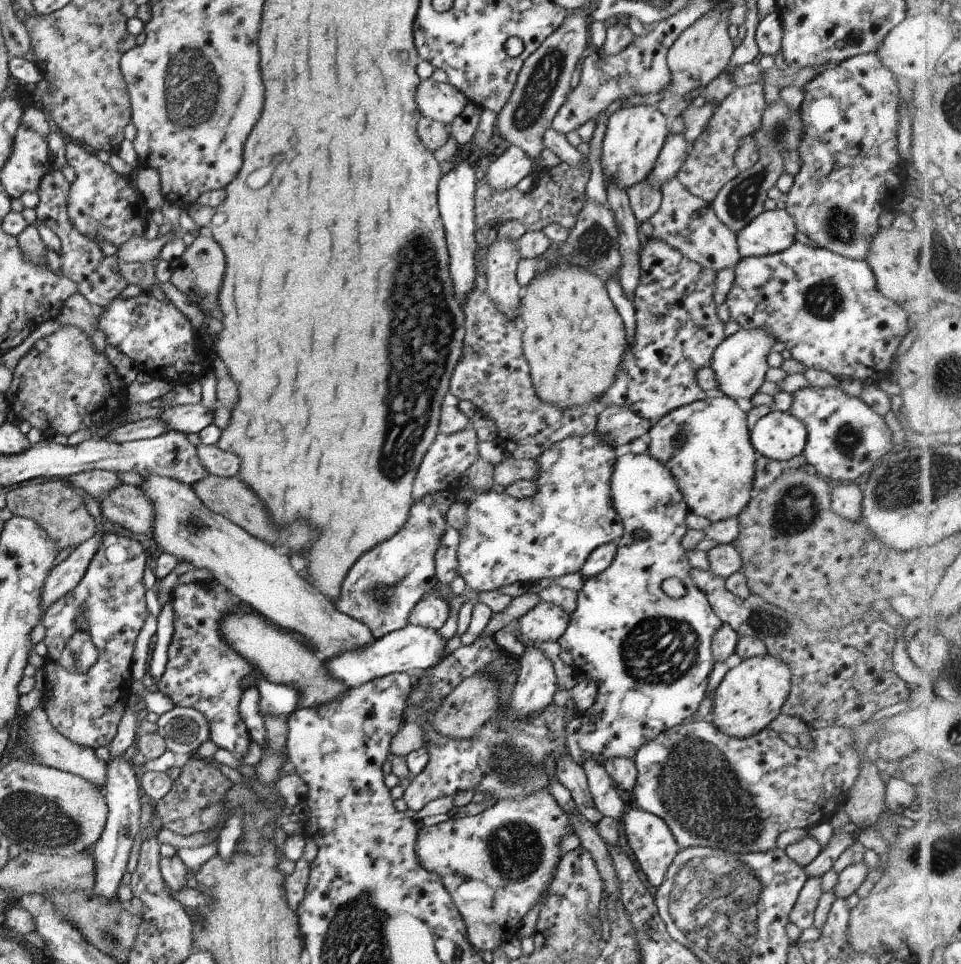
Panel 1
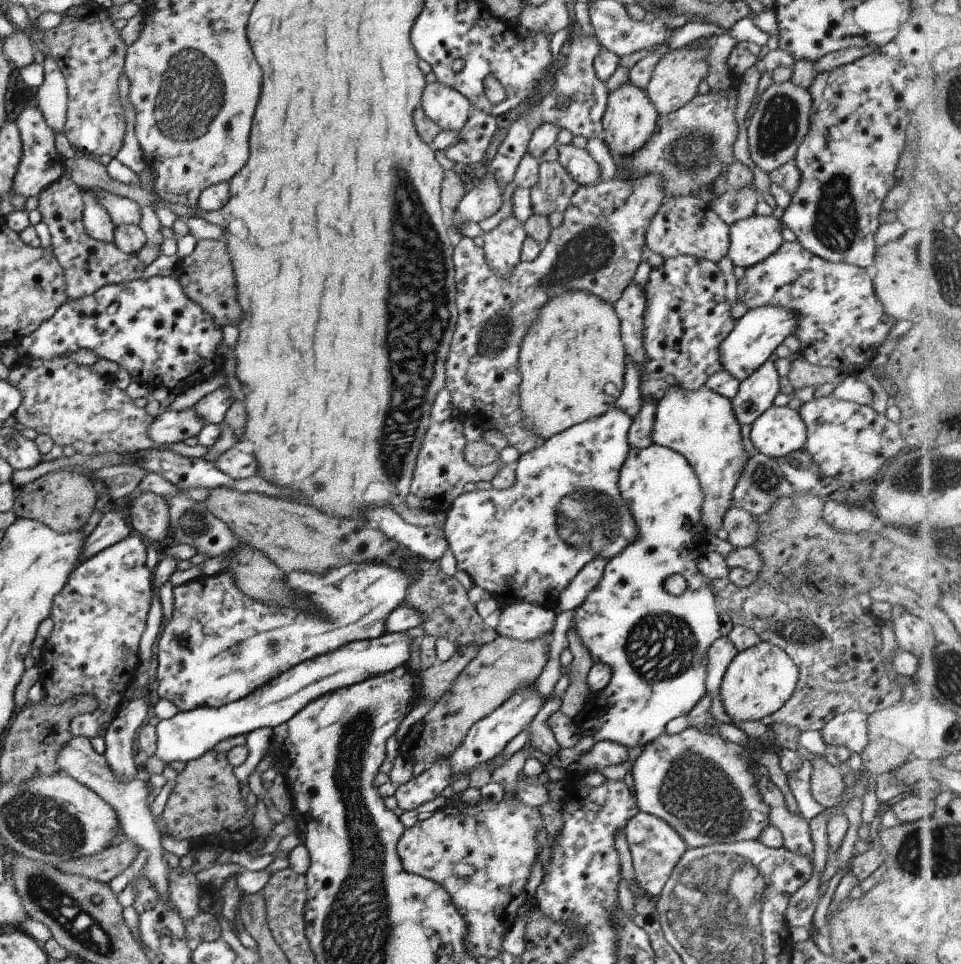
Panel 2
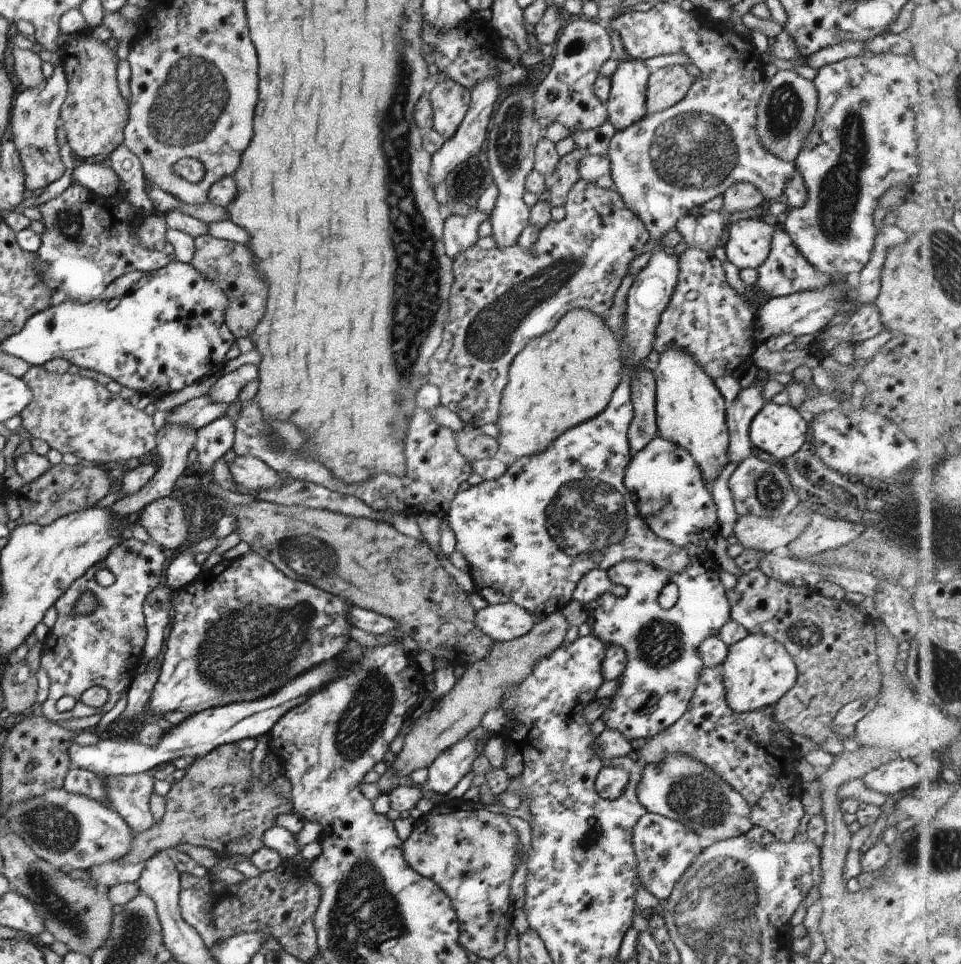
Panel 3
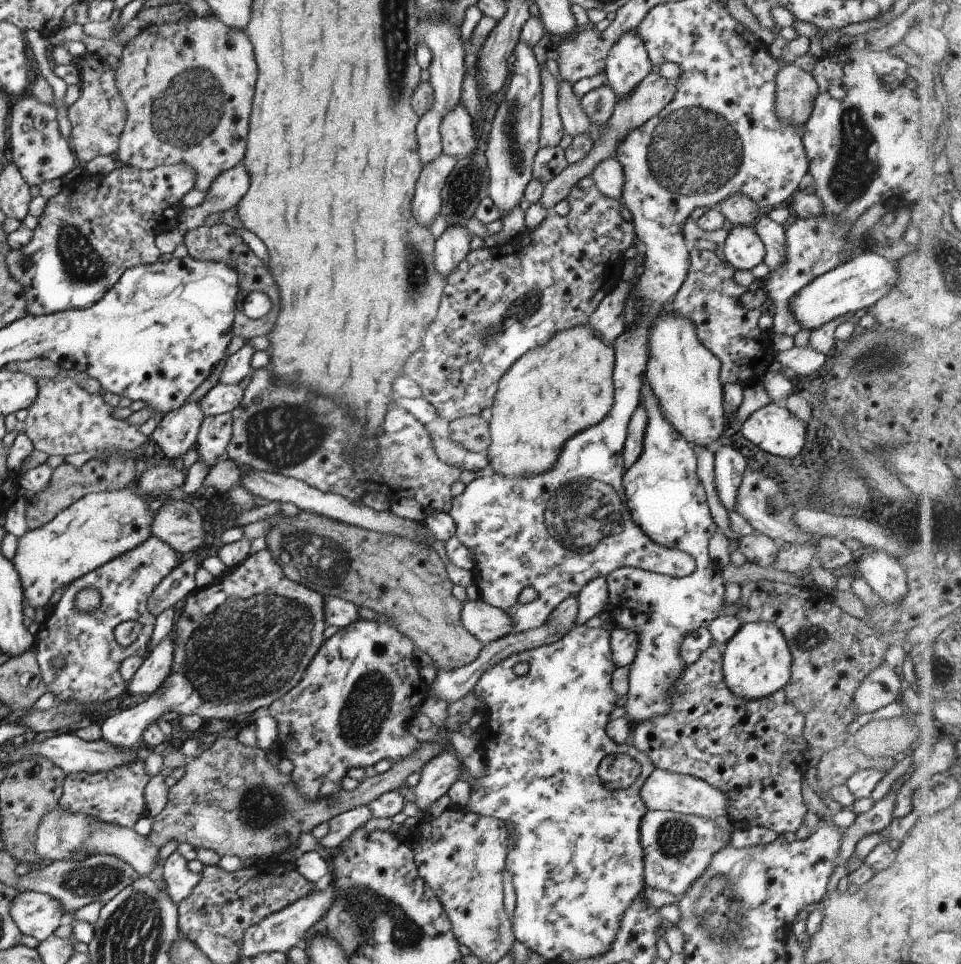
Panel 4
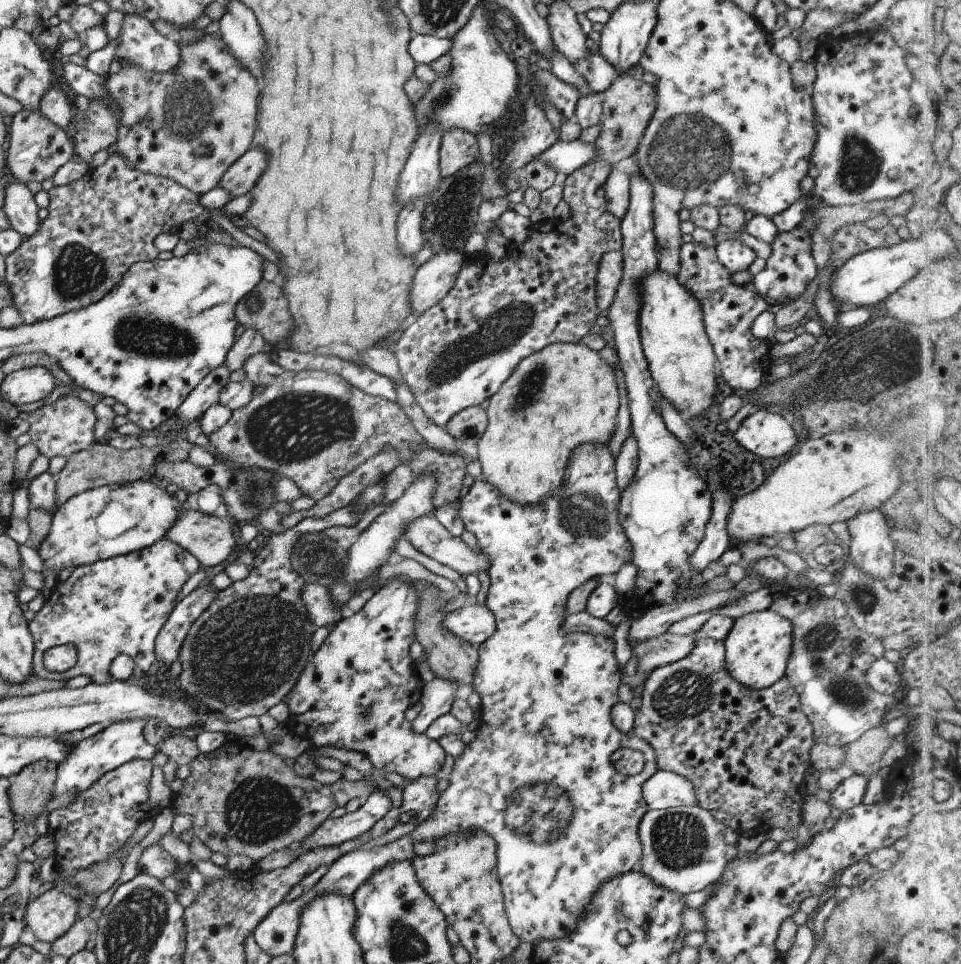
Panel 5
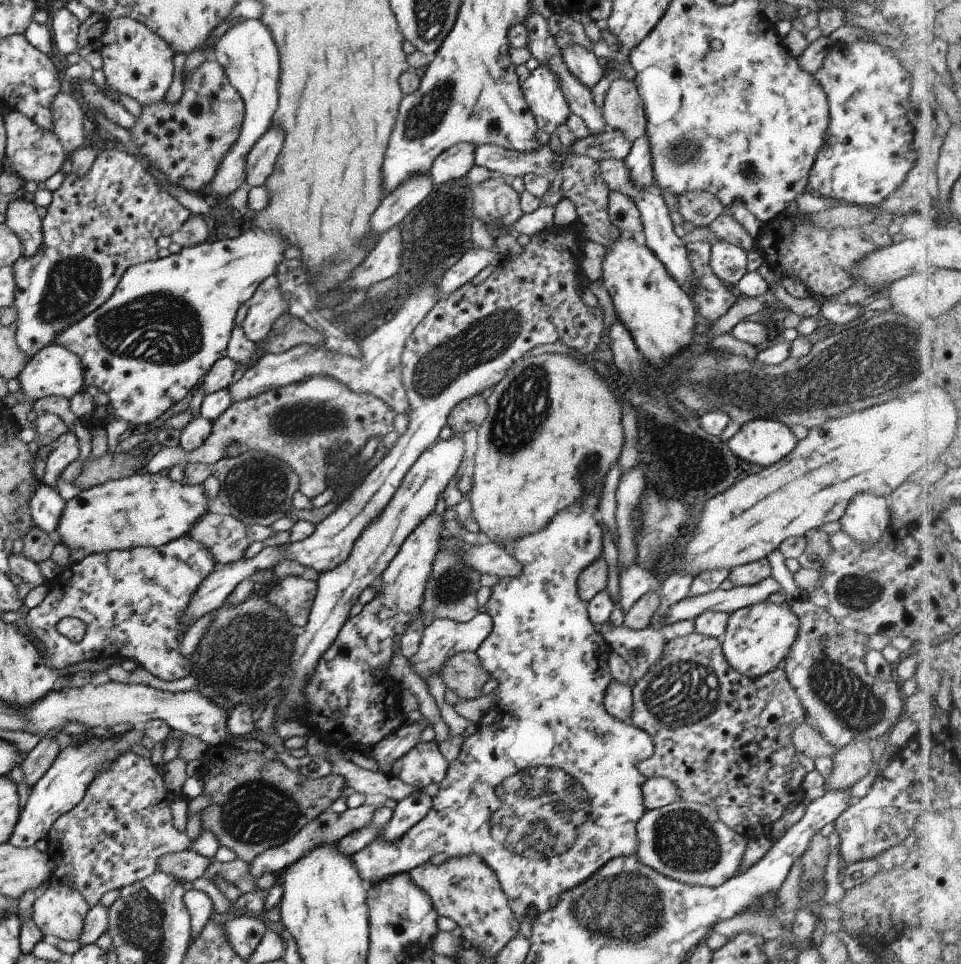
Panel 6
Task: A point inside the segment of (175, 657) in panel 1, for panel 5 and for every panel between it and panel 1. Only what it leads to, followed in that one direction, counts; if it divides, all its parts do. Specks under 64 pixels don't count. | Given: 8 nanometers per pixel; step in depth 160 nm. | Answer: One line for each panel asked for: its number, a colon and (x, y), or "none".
2: (218, 646)
3: (240, 629)
4: (242, 641)
5: (243, 653)

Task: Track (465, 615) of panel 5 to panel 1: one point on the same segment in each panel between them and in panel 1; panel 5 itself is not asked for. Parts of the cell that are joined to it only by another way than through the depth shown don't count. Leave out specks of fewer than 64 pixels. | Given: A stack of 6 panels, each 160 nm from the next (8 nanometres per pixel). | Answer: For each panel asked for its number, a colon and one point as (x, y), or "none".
1: (545, 621)
2: (521, 621)
3: (502, 622)
4: (486, 623)

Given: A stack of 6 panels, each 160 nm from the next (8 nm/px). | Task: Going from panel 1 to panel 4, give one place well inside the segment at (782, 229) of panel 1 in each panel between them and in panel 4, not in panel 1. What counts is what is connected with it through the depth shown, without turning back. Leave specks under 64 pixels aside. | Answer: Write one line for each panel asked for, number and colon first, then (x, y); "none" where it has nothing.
2: (752, 239)
3: (748, 243)
4: (742, 248)

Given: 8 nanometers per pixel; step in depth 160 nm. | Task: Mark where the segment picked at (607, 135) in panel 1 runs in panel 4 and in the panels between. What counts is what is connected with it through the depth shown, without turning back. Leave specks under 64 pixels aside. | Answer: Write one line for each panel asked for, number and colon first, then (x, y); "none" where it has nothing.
2: (629, 118)
3: (625, 104)
4: (626, 63)

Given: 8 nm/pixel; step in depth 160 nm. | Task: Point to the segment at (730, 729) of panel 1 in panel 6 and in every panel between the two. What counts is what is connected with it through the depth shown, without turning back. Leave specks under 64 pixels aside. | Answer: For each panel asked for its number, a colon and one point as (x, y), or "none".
2: (756, 683)
3: (757, 671)
4: (756, 662)
5: (756, 649)
6: (756, 639)

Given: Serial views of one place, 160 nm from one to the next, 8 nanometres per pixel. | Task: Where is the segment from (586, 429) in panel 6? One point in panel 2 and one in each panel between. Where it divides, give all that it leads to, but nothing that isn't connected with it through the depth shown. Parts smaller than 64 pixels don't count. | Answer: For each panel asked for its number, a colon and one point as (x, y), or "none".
2: (571, 360)
3: (566, 376)
4: (551, 392)
5: (564, 395)

